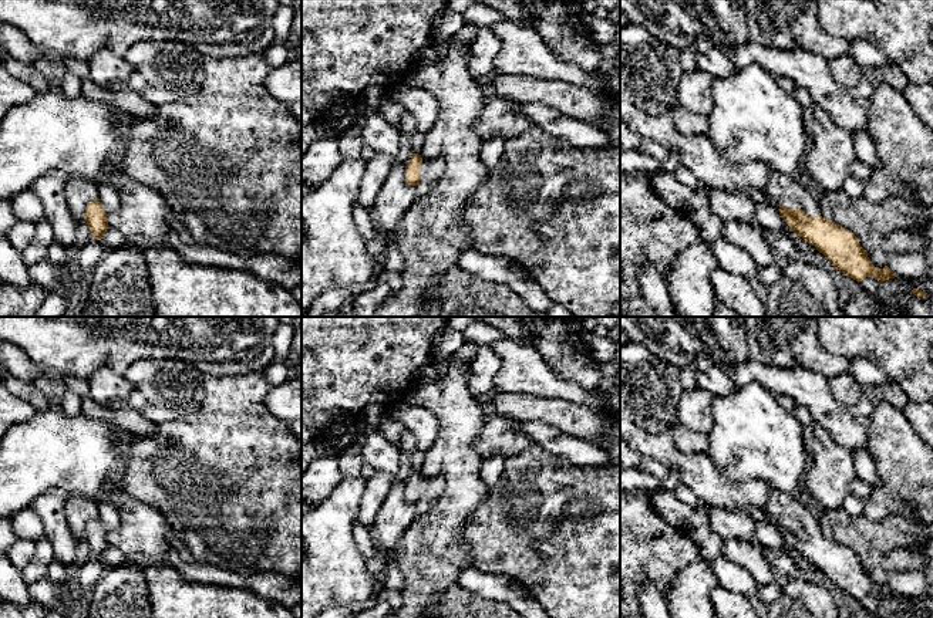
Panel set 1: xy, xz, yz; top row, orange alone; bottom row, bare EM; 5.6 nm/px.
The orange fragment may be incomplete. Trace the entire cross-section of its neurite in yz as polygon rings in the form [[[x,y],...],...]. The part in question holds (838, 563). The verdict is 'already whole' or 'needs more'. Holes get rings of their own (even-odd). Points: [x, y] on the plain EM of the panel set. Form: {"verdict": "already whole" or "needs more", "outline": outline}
{"verdict": "needs more", "outline": [[[772,486],[764,511],[778,521],[779,533],[791,548],[815,564],[836,588],[859,601],[866,595],[876,595],[878,601],[897,595],[887,584],[876,587],[852,550],[822,536],[818,519],[796,496]]]}

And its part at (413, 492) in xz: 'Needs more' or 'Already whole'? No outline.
Needs more

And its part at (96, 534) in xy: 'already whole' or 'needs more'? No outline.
needs more

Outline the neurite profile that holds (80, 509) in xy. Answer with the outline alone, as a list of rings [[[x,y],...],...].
[[[71,494],[64,509],[74,538],[84,538],[87,523],[98,517],[98,504],[84,494]]]

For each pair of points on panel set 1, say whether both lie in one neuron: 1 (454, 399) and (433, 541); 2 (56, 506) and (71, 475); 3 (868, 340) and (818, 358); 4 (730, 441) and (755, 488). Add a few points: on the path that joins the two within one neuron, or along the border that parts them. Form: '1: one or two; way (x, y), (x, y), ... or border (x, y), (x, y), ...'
1: one; way (454, 435), (452, 506)
2: two; border (68, 495), (61, 489), (46, 489), (32, 503)
3: two; border (815, 333), (819, 344), (827, 351), (849, 360)
4: two; border (718, 470), (733, 480), (763, 479), (772, 485)

